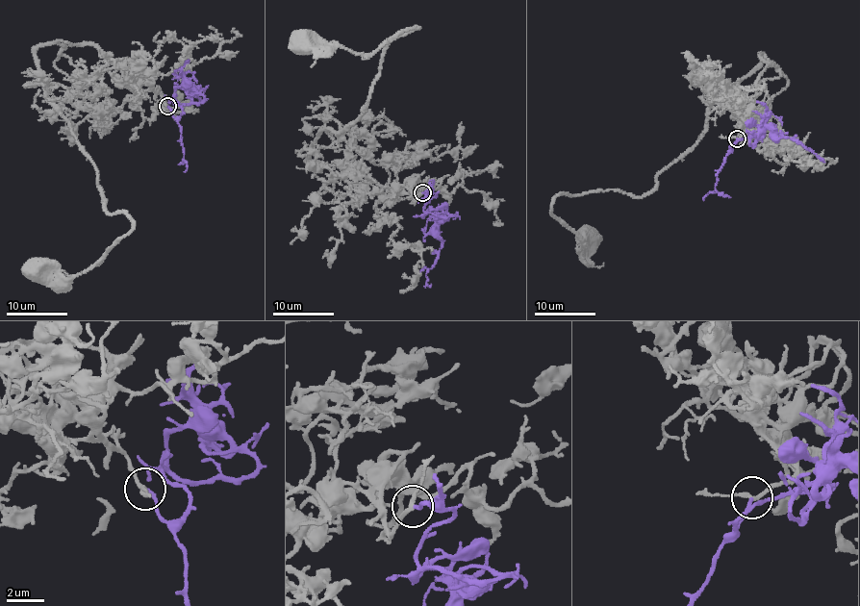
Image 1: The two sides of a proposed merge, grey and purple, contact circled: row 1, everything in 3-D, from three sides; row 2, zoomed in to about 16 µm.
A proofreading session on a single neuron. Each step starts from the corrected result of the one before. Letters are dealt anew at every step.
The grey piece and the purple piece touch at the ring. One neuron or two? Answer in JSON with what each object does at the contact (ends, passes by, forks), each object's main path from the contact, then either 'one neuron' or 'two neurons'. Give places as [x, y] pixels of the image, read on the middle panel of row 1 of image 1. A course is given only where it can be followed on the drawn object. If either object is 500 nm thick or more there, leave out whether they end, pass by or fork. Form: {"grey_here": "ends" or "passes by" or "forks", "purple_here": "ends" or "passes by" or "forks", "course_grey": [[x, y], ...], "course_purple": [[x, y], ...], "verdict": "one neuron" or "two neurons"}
{"grey_here": "passes by", "purple_here": "ends", "course_grey": [[422, 192], [398, 200], [307, 158], [364, 112], [382, 50], [417, 27], [372, 53], [302, 39]], "course_purple": [[422, 192], [436, 194], [423, 207], [441, 220], [435, 227], [442, 248], [426, 273], [426, 282], [431, 284]], "verdict": "one neuron"}

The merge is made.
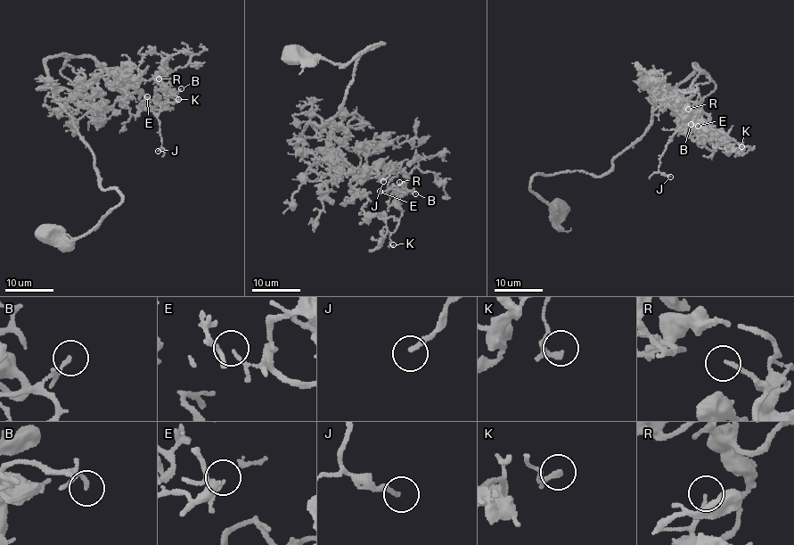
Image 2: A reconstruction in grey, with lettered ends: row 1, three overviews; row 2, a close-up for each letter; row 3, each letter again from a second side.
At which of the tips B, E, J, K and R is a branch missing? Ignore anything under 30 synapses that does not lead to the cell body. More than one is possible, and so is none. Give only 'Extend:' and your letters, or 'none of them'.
Extend: none of them

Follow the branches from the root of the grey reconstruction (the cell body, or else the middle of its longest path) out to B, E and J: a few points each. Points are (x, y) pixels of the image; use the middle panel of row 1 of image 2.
B: (292, 53), (341, 64), (382, 43), (297, 147), (367, 179), (394, 172), (388, 187), (415, 194)
E: (292, 53), (341, 64), (382, 43), (297, 147), (367, 179), (397, 174), (380, 191)
J: (292, 53), (341, 64), (382, 43), (297, 147), (367, 179), (395, 168), (383, 181)

